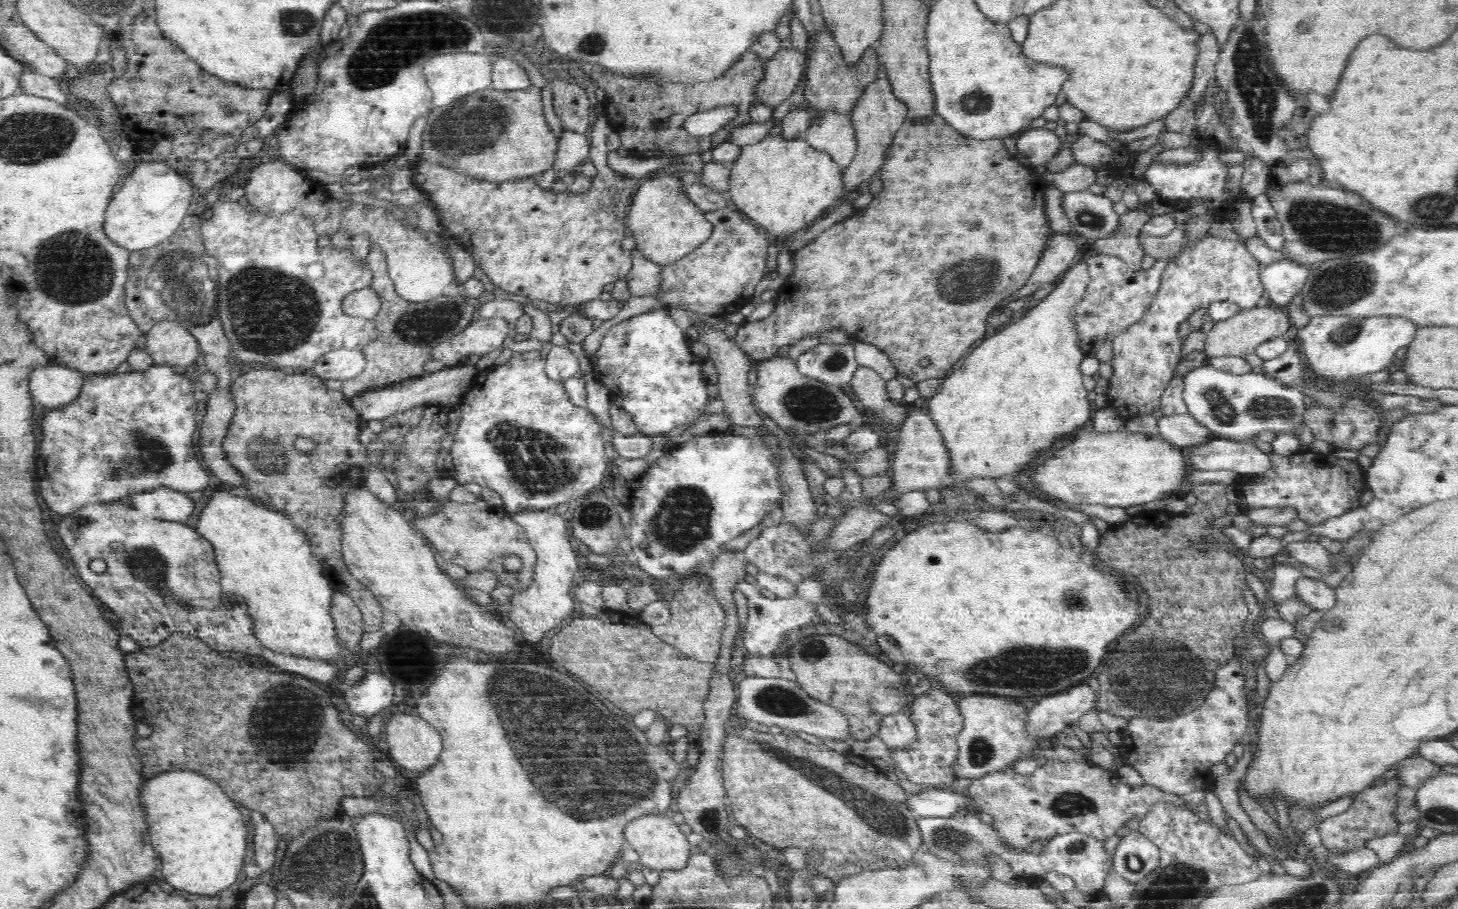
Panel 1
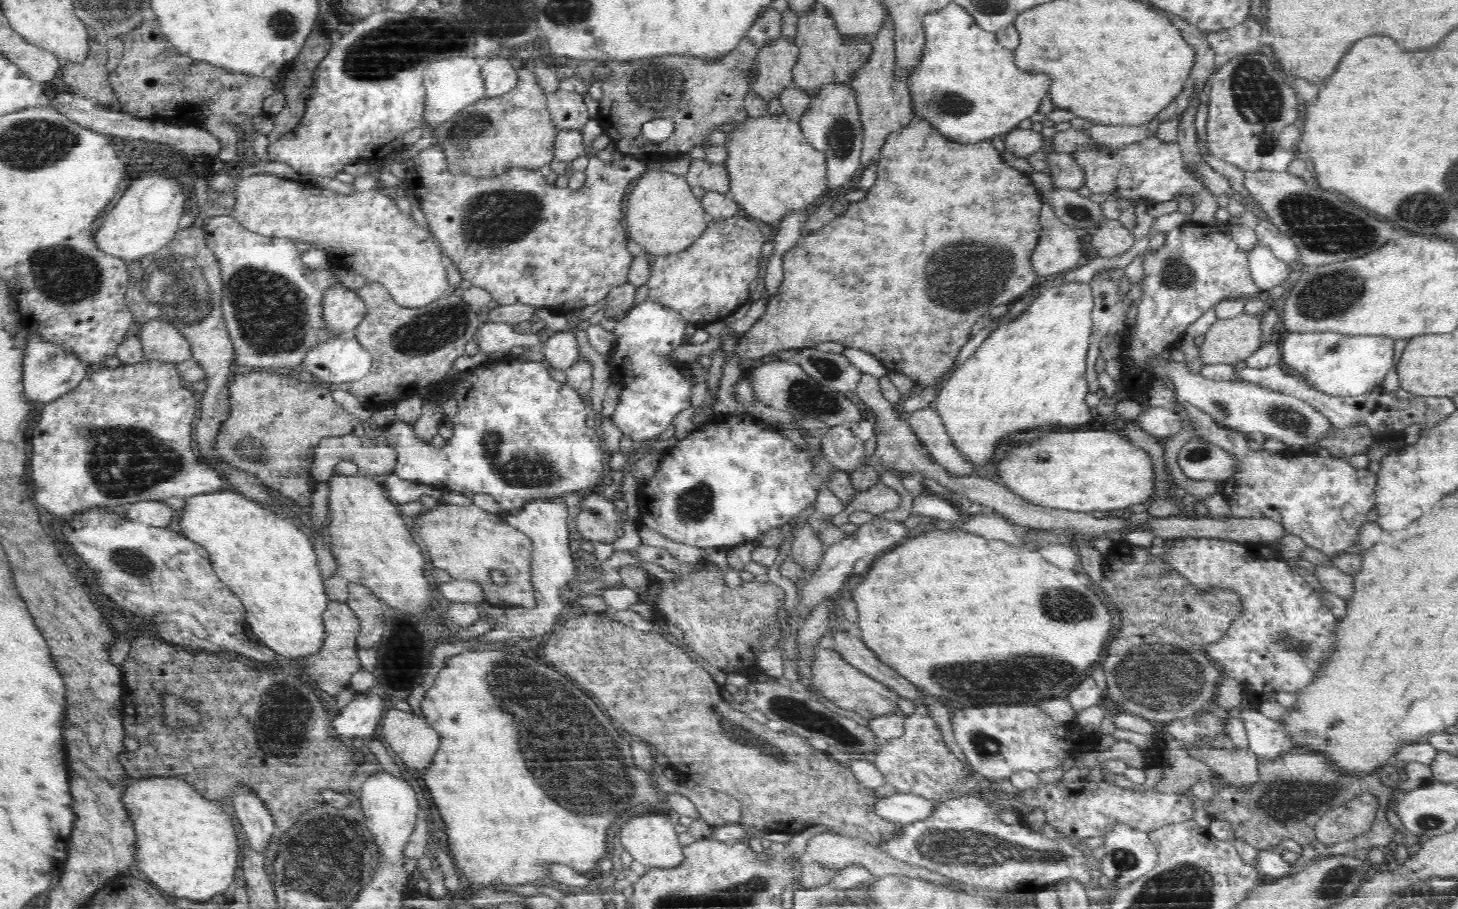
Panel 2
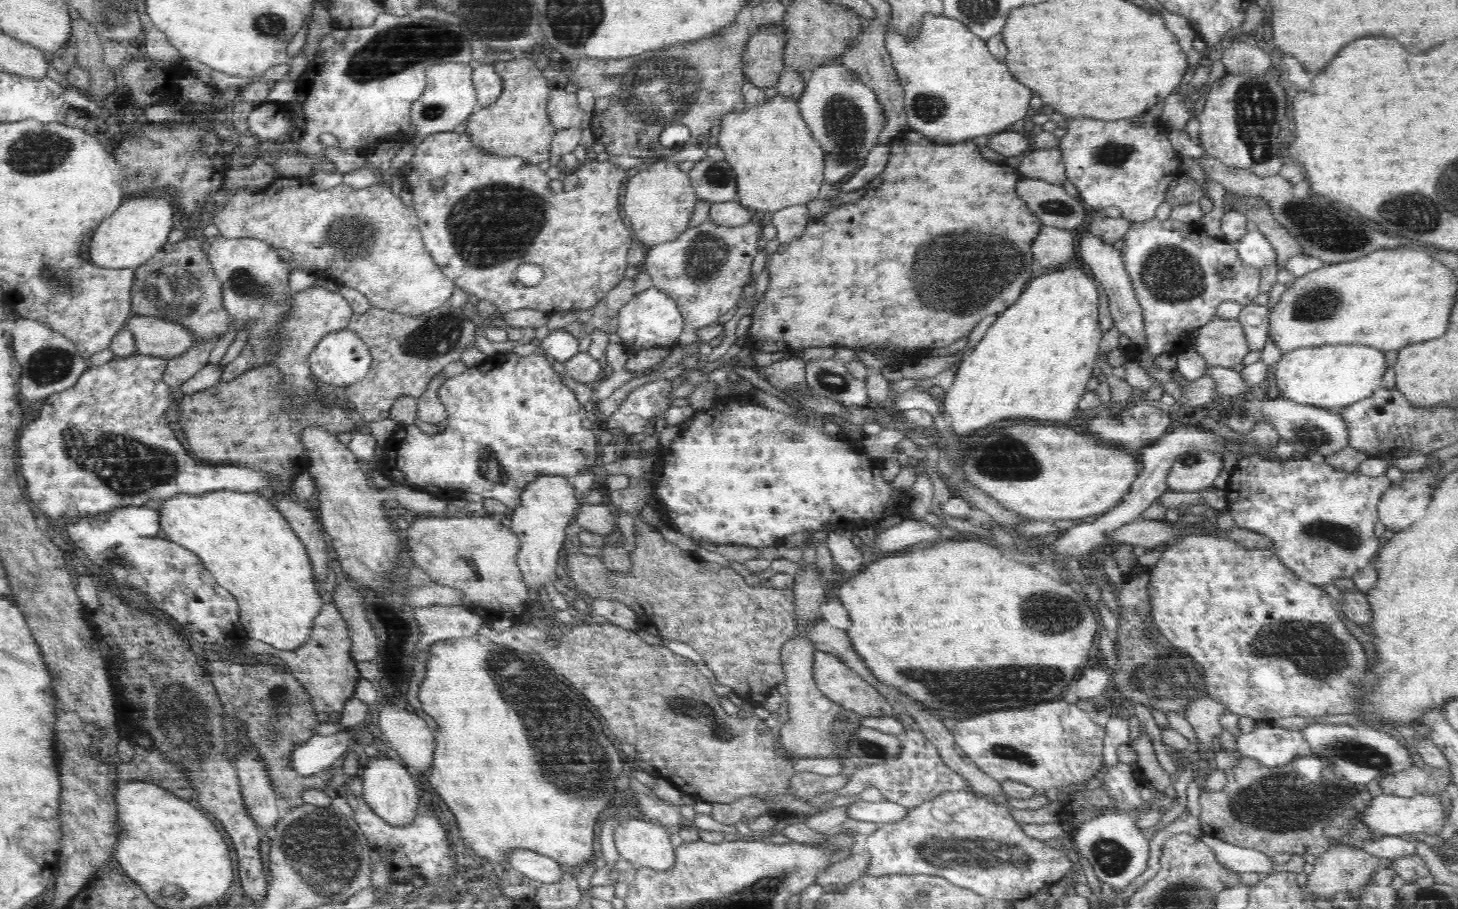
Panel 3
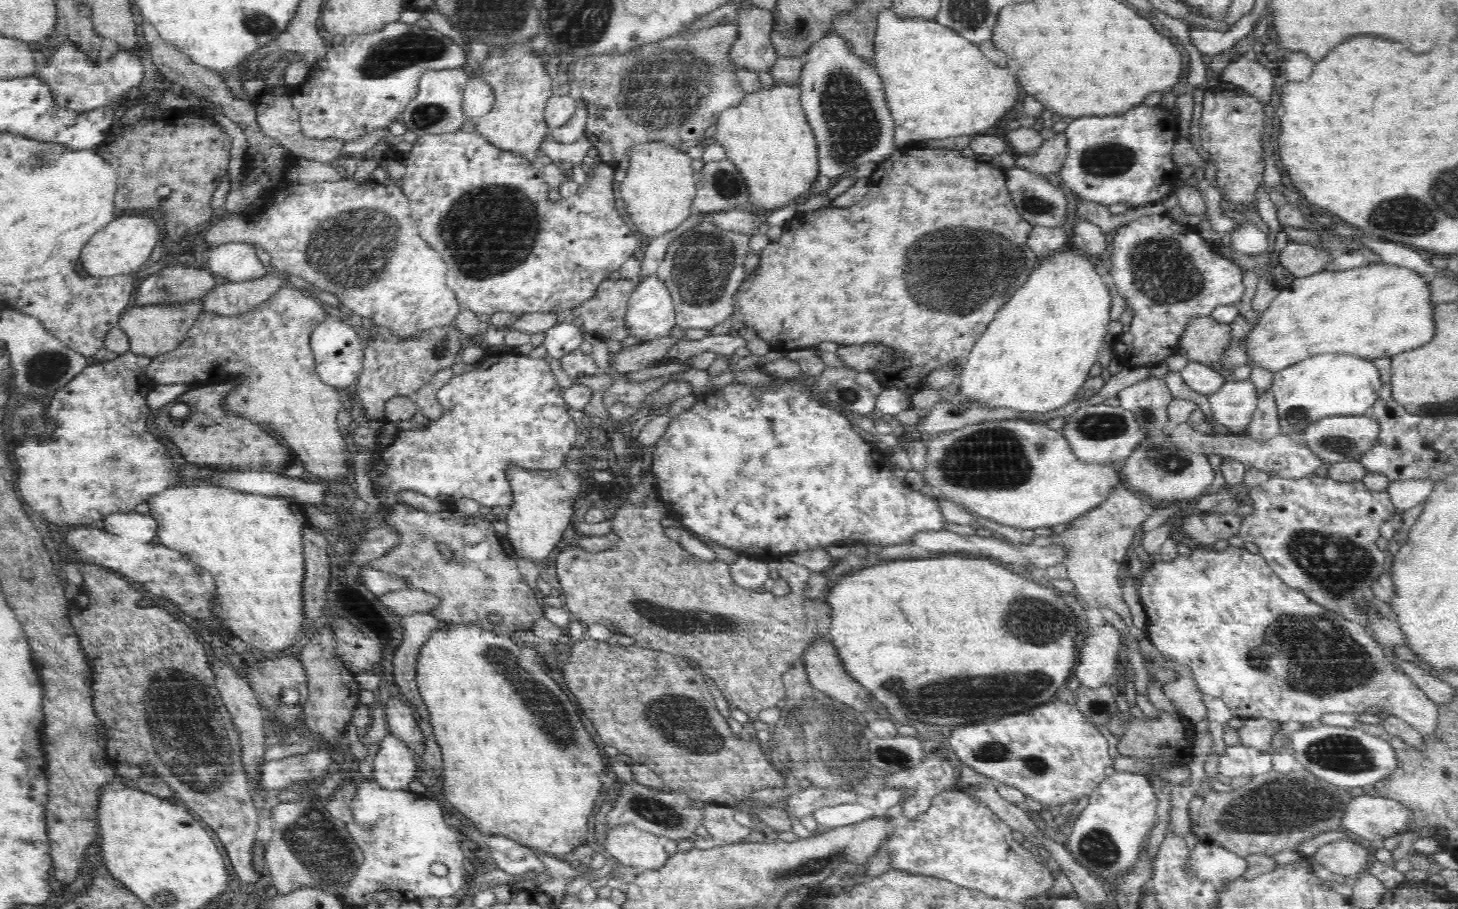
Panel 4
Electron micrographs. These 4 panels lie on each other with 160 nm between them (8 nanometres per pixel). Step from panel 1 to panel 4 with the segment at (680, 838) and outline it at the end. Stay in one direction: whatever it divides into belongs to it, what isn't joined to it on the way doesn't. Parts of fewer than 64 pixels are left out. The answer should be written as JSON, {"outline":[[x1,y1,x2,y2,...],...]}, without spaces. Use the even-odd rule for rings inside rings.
{"outline":[[625,824,608,829,604,846,624,868,642,866,645,870,662,868,668,858,664,839,654,833]]}

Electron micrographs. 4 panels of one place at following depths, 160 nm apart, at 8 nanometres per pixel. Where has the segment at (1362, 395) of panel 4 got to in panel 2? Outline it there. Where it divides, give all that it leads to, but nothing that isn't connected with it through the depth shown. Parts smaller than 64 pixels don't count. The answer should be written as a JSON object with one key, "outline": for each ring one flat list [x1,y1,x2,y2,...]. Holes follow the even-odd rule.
{"outline":[[1288,332,1285,334,1282,347,1282,359,1285,365,1296,372,1300,372,1322,392,1341,394,1342,396,1356,396,1376,389,1382,384,1388,370,1394,368,1394,336,1378,336,1378,333,1348,333,1343,332]]}

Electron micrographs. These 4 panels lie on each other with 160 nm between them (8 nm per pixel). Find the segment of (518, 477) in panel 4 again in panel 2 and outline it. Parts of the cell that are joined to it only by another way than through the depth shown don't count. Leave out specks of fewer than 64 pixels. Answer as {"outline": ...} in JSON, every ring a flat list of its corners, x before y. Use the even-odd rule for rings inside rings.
{"outline":[[560,500,560,502,535,501,528,503,519,511,513,512,507,516,507,523,514,528,521,530,527,534,533,542,533,563,531,583,535,590,536,604,532,608,526,605,511,605,506,612,506,624,502,628,493,628,492,631,482,635,479,639,475,638,472,646,477,646,479,642,499,642,505,643,509,641,530,640,538,634,549,633,562,620,564,616,563,610,566,601,563,599,563,590,567,586,567,582,576,577,577,568,581,562,575,562,570,551,570,536,568,532,568,507]]}

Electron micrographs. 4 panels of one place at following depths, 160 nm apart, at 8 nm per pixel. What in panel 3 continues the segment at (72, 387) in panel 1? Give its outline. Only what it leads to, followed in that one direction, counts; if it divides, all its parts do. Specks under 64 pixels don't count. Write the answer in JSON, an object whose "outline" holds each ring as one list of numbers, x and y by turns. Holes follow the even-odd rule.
{"outline":[[18,318,10,334,12,334,12,342,18,344,12,346,14,356,22,366,20,392,28,400,47,399,50,395,74,386,80,375,91,366,87,359,80,356,71,340,52,331,44,323,38,323,37,320]]}

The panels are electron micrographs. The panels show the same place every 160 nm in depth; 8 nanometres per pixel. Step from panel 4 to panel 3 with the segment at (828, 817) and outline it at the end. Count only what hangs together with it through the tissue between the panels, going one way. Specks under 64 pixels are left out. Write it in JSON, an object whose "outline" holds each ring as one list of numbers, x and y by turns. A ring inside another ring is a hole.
{"outline":[[887,799,878,803,860,800,848,805,848,810,846,810,847,817,852,818,852,820,875,823,891,823,904,818,908,812,906,807,892,803]]}

